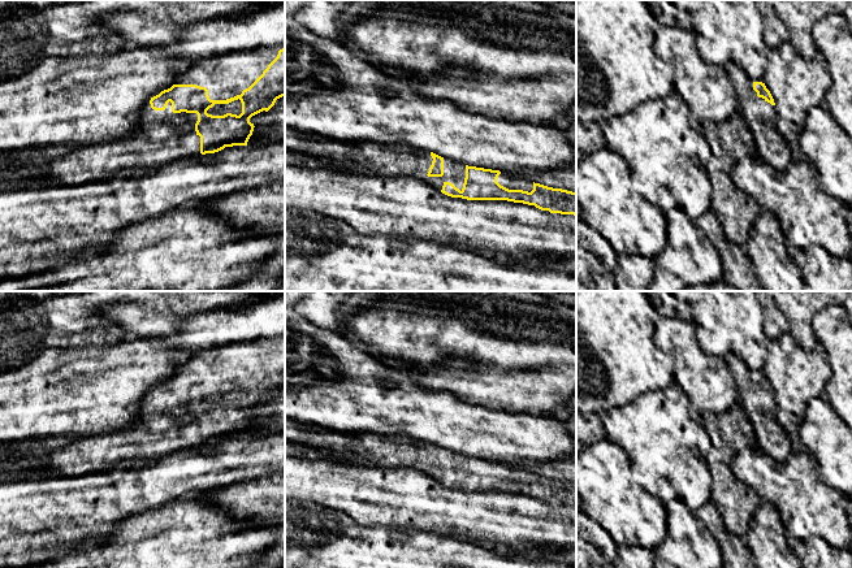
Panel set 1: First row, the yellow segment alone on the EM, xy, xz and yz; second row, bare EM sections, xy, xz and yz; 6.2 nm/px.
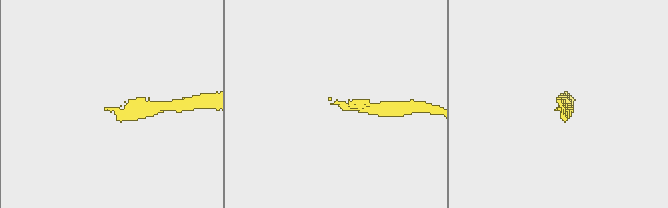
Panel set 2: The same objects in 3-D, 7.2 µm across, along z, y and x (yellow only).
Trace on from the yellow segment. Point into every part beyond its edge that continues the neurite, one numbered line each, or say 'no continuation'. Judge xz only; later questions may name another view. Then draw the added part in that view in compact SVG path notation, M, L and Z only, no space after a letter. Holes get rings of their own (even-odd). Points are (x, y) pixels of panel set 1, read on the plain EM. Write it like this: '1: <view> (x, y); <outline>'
1: xz (367, 449); M285 419L285 441L325 451L346 464L418 469L438 482L445 473L462 482L466 469L466 456L450 448L444 448L442 468L428 468L433 452L431 445L403 435L338 433Z

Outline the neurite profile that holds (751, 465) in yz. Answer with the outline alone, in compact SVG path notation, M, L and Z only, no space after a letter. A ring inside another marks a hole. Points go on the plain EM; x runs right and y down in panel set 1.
M754 443L735 452L730 465L736 478L752 487L761 502L769 502L779 511L790 542L821 538L834 549L849 547L852 538L847 516L849 497L819 478L816 459L808 451L791 452L783 464L777 464Z

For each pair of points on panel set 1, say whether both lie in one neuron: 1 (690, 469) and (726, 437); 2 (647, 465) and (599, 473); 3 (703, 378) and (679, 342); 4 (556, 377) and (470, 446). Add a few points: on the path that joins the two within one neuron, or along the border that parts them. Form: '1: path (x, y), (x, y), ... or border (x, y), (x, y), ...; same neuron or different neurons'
1: border (703, 424), (713, 445), (708, 452), (713, 484); different neurons
2: border (614, 442), (628, 460), (631, 478), (649, 493); different neurons
3: path (695, 369), (687, 351); same neuron
4: border (483, 404), (540, 413), (543, 416); different neurons

